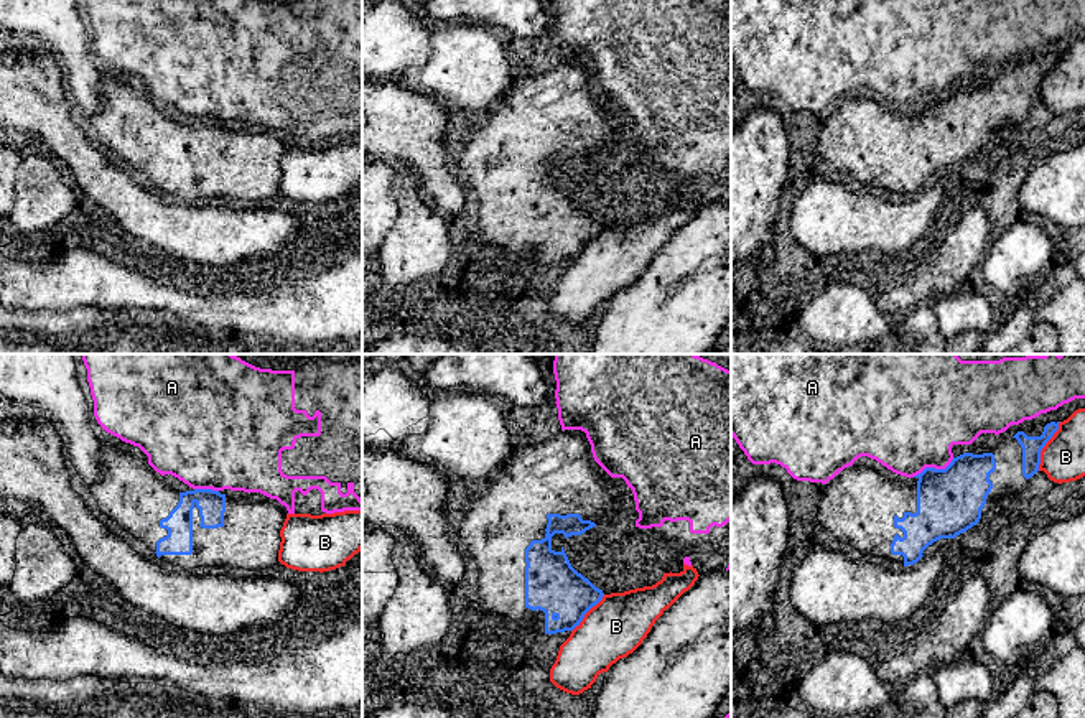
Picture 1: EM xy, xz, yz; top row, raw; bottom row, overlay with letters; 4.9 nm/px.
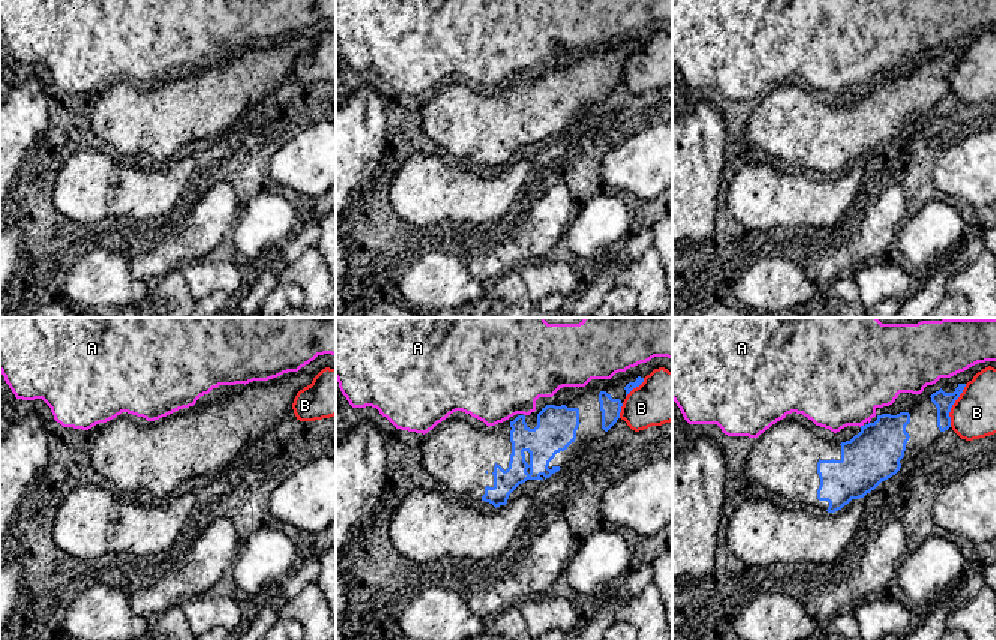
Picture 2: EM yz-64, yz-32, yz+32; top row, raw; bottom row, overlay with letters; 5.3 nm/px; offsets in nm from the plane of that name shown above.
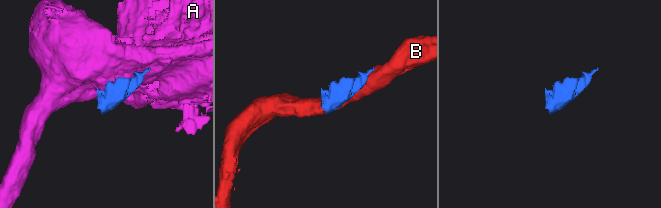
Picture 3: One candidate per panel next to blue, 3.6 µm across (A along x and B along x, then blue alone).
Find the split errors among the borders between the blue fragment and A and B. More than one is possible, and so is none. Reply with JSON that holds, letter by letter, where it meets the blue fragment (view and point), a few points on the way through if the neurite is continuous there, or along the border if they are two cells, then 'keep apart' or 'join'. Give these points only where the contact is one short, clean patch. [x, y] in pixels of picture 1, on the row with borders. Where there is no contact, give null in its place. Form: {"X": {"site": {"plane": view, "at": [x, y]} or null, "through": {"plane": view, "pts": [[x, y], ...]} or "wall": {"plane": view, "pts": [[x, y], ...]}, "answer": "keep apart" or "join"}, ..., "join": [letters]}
{"A": {"site": {"plane": "yz", "at": [932, 468]}, "answer": "keep apart"}, "B": {"site": {"plane": "yz", "at": [1044, 445]}, "answer": "keep apart"}, "join": []}

